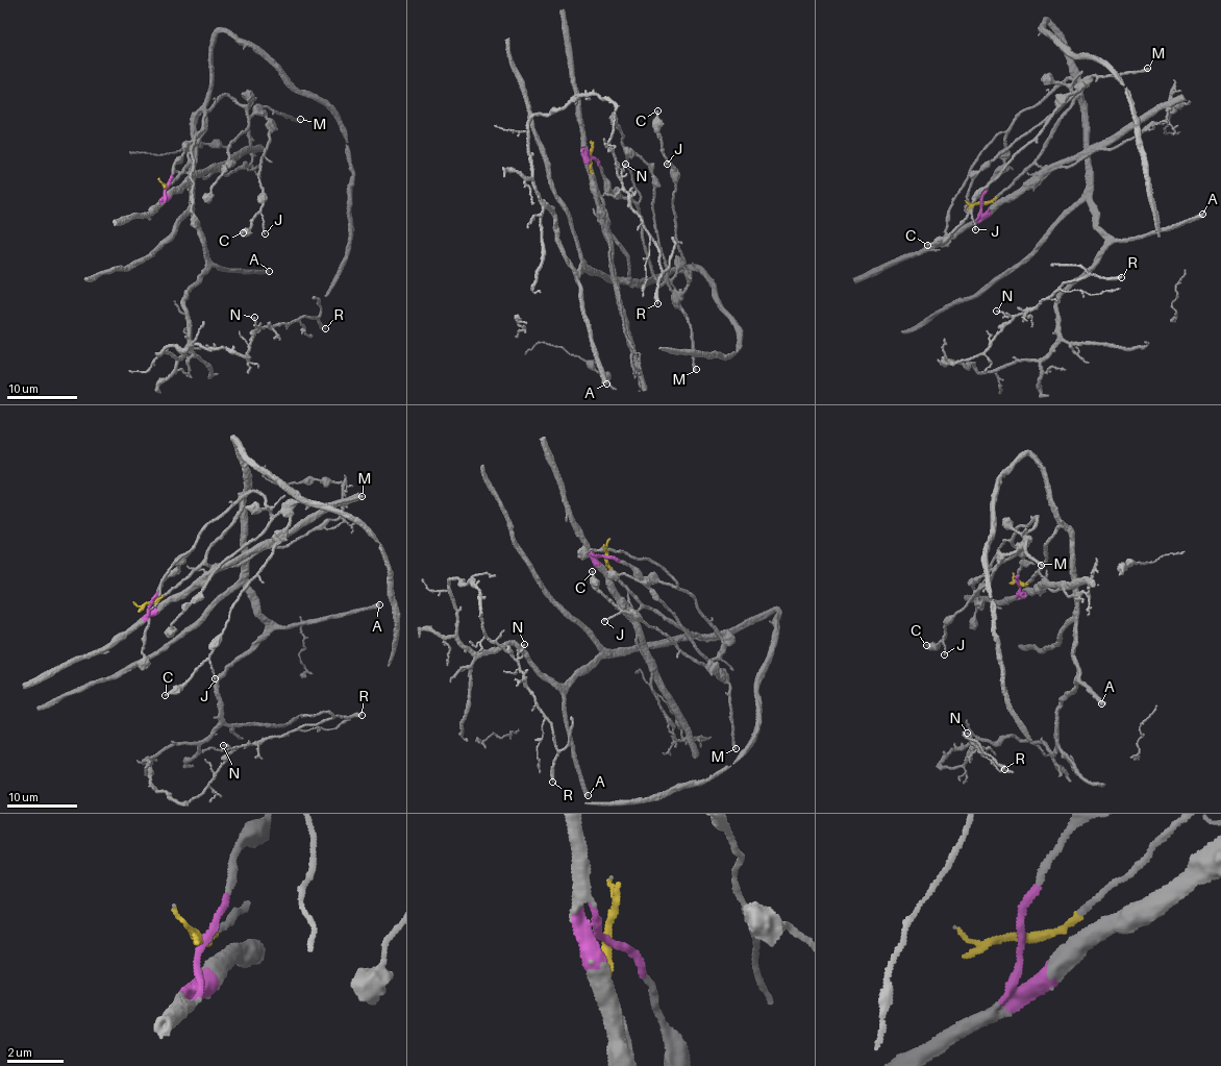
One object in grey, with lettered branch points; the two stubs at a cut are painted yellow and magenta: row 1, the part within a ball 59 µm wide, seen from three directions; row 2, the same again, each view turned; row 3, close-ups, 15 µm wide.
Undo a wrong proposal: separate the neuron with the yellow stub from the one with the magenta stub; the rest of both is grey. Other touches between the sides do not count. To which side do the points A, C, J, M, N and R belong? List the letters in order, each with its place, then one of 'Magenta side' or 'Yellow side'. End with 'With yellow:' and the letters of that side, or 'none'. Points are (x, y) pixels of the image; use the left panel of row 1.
A: Place: (269, 271). Yellow side
C: Place: (243, 232). Magenta side
J: Place: (265, 233). Magenta side
M: Place: (300, 119). Magenta side
N: Place: (254, 317). Yellow side
R: Place: (325, 328). Yellow side
With yellow: A, N, R

